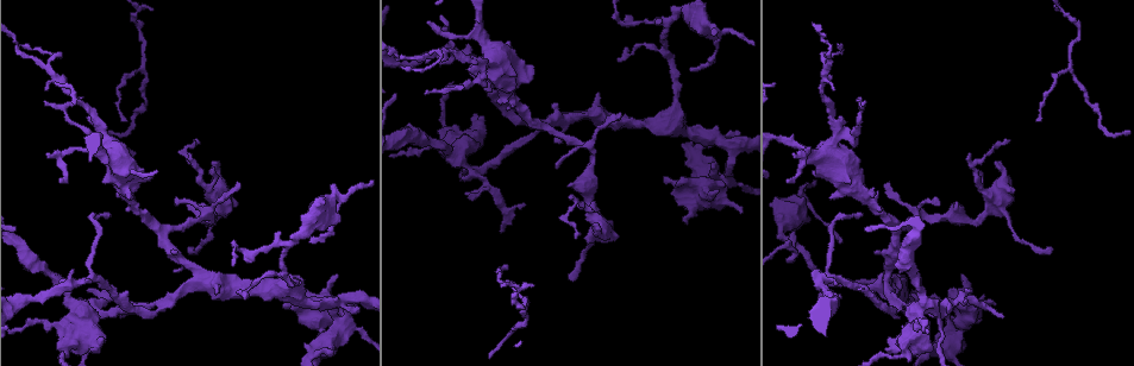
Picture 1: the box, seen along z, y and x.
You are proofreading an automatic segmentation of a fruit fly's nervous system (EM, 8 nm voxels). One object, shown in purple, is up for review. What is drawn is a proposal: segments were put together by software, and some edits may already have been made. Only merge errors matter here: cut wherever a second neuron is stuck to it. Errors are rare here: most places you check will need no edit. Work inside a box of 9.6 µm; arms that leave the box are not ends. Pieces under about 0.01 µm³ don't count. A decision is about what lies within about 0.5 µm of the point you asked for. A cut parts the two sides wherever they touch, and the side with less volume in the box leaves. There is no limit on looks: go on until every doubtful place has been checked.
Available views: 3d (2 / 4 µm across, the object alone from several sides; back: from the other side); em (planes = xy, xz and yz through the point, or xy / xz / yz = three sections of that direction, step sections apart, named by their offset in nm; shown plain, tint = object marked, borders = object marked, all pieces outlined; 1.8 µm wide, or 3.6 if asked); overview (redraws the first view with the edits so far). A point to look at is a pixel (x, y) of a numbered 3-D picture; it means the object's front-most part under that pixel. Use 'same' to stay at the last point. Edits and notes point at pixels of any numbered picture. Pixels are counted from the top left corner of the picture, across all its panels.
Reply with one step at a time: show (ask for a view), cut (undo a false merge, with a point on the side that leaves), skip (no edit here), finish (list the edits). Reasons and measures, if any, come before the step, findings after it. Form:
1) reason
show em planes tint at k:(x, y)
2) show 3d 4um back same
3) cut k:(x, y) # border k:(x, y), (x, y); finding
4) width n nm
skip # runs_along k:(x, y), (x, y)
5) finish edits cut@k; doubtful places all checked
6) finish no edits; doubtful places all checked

thin arm on a thick one
show 3d 4um at 1:(478, 37)

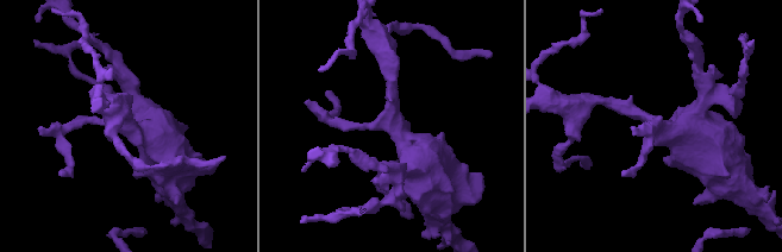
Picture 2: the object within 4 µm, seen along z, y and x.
need the tissue
show em 3.6um planes tint at 2:(394, 127)

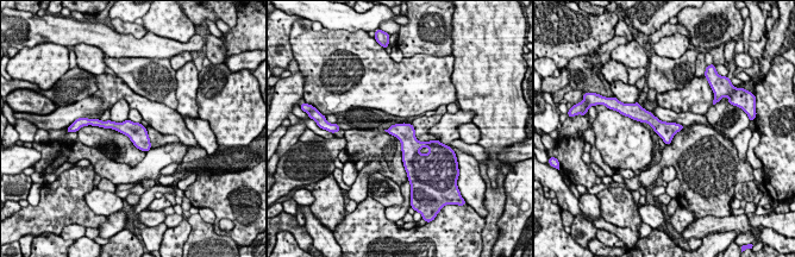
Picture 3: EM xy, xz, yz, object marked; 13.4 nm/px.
skip # one neuron here

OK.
a narrow waist
show 3d 4um at 1:(167, 306)

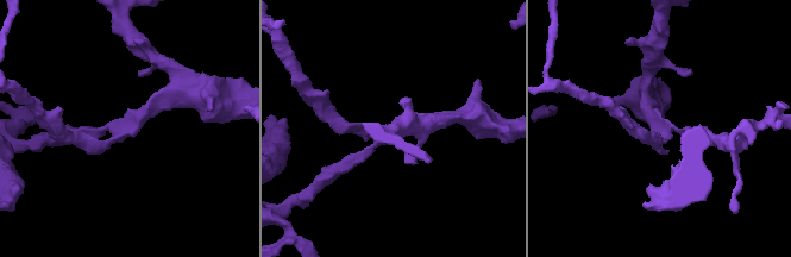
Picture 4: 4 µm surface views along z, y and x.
arms 3; now the EM
show em xz step 8 tint at 4:(124, 131)

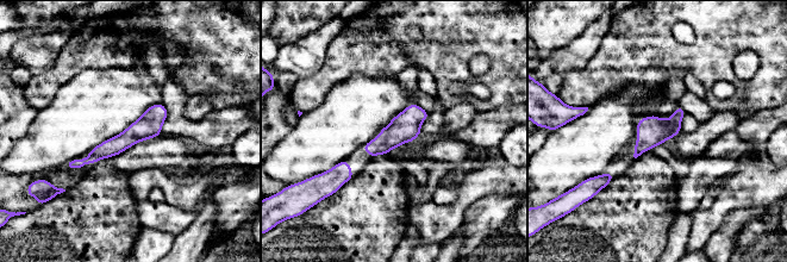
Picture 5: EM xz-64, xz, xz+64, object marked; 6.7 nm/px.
show em planes tint same

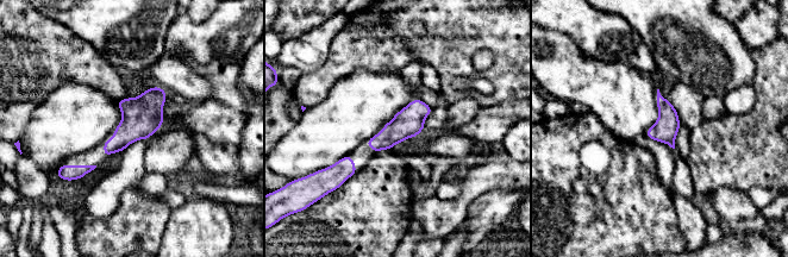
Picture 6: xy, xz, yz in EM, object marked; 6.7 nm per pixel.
width 170 nm
skip # one neuron here

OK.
four or more arms meet
show em 3.6um yz step 4 tint at 1:(943, 312)

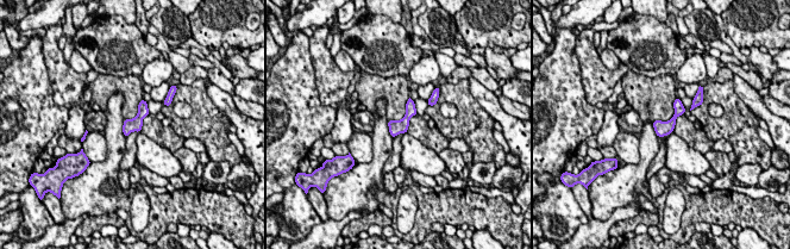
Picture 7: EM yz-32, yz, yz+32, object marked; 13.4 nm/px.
skip # one neuron here

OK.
a fork
show em planes tint at 1:(344, 296)

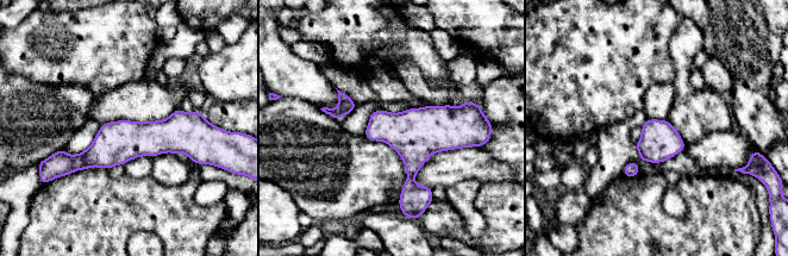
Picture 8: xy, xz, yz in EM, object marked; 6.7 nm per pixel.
skip # continuous, no second neuron

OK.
finish no edits; doubtful places all checked

